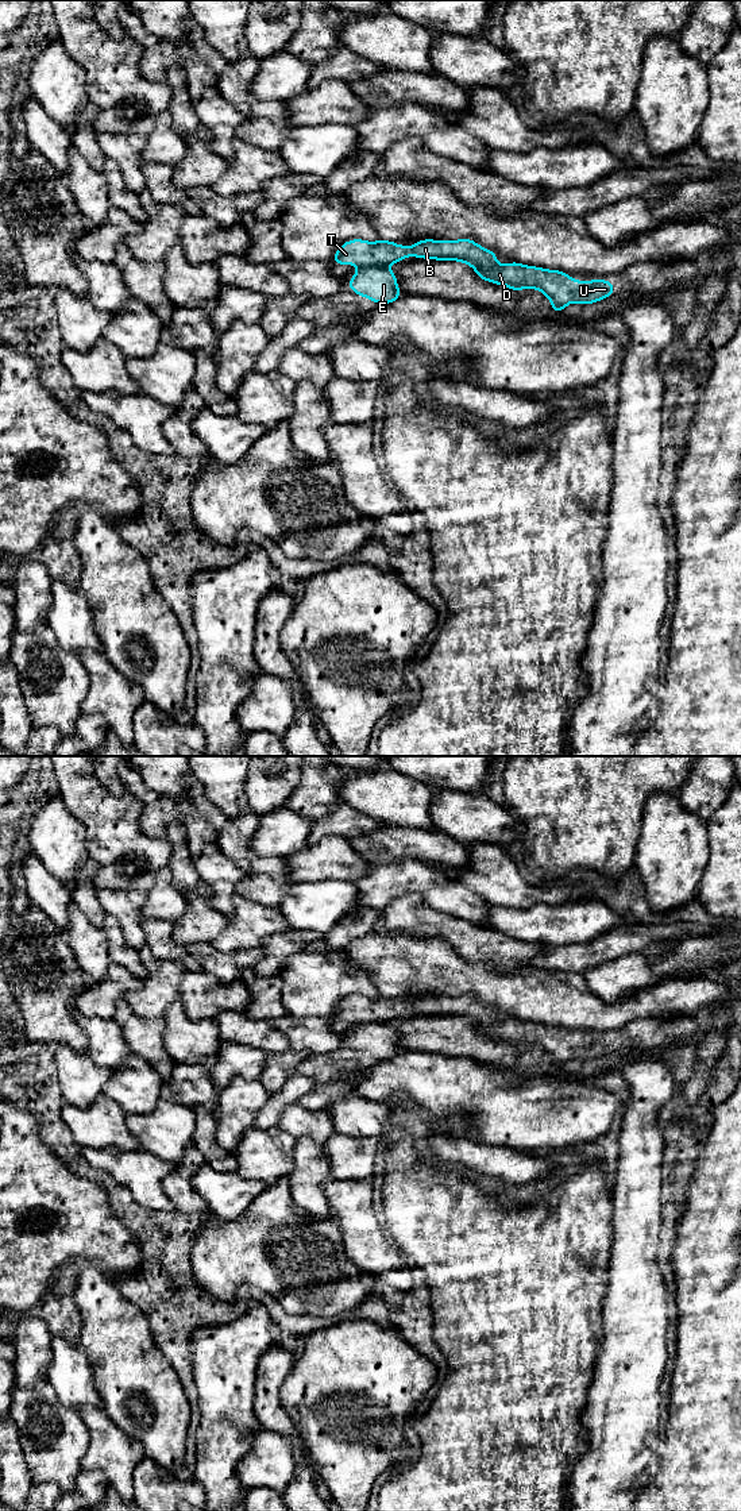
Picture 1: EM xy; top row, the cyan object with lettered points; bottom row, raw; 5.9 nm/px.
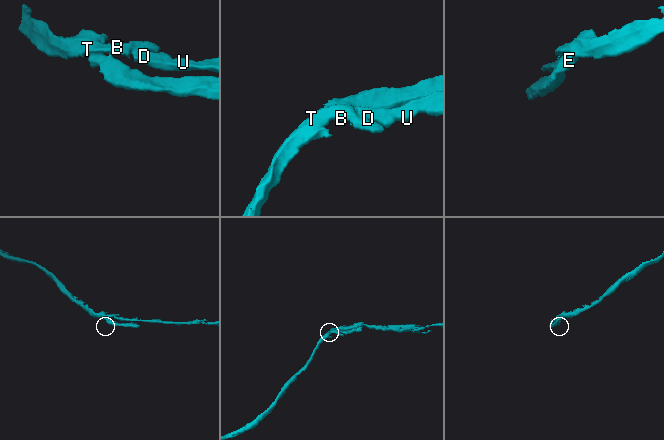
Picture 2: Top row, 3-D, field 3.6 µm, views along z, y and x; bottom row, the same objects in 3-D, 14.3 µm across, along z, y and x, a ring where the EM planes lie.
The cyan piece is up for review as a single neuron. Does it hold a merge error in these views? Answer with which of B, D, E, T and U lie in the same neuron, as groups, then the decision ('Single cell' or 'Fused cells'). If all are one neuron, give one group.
Groups: B D T U / E. Fused cells

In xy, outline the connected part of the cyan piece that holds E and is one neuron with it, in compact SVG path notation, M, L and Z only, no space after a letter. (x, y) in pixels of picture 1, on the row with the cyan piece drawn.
M359 266L348 286L377 304L390 304L402 293L397 286L395 274L382 266Z

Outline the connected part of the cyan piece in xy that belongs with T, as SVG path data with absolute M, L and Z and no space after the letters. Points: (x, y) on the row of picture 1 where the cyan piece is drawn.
M352 239L341 244L333 262L355 266L389 266L405 257L437 261L458 261L470 265L479 278L503 285L512 290L537 289L552 302L552 311L563 312L572 302L593 304L615 292L607 280L575 281L560 270L525 266L517 262L499 265L497 254L483 248L471 239L432 240L425 239L412 247L389 240L366 242Z

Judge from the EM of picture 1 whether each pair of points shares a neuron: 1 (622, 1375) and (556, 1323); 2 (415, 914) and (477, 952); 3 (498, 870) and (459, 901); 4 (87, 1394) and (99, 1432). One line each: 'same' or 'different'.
1: different
2: same
3: different
4: different

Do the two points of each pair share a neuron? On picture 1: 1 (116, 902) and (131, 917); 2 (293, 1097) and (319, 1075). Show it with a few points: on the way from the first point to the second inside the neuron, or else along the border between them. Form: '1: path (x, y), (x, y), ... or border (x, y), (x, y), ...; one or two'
1: path (120, 906), (127, 913); one
2: border (297, 1072), (316, 1083); two

